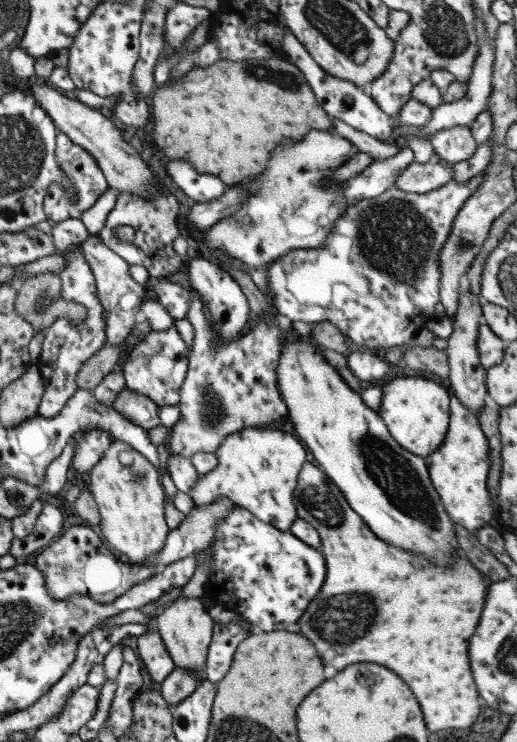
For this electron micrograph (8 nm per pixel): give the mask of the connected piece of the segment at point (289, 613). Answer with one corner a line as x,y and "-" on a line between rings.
231,507
221,521
215,521
213,537
205,549
195,551
195,566
207,564
207,577
203,584
203,596
213,605
229,608
262,632
283,630
285,626
299,620
305,607
315,598
325,580
325,560
319,550
315,550
295,538
288,530
280,531
252,516
243,507

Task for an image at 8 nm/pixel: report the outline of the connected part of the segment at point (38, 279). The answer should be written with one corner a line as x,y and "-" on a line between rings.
44,273
20,283
16,289
16,314
31,324
33,332
47,330
59,317
66,317
71,325
81,323
85,307
62,298
60,279

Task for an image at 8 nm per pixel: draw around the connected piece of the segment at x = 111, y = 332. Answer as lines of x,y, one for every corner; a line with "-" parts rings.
93,234
82,242
80,251
96,282
96,296
105,322
106,344
121,345
138,321
139,310
143,304
144,287
130,278
130,265
118,254
106,248

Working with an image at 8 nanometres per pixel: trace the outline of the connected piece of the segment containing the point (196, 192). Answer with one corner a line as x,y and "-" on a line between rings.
167,162
167,172
172,181
181,189
181,192
195,200
196,203
205,203
219,198
225,192
221,179
211,174
195,172
189,162

